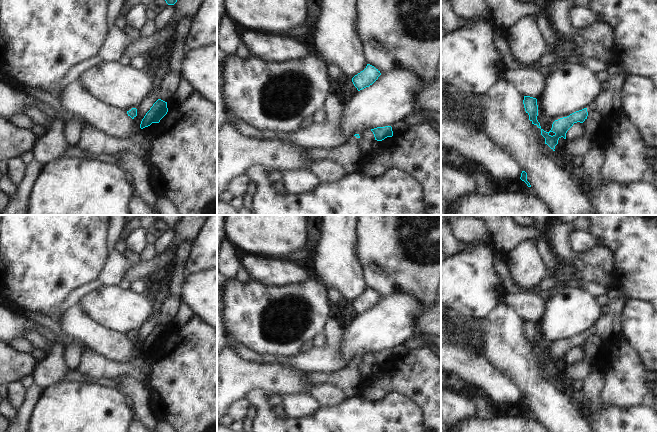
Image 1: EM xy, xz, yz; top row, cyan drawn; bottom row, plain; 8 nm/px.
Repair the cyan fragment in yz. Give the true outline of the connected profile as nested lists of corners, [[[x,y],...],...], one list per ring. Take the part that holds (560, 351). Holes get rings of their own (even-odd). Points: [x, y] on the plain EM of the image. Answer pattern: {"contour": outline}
{"contour": [[[615,287],[609,288],[607,297],[609,299],[607,305],[610,310],[605,316],[602,316],[593,327],[587,332],[576,335],[567,341],[555,344],[549,356],[541,353],[541,359],[545,362],[545,368],[553,375],[555,375],[555,370],[561,361],[566,363],[566,357],[573,348],[577,346],[583,347],[591,335],[597,334],[601,336],[605,342],[622,332],[621,314],[627,298],[620,289]]]}

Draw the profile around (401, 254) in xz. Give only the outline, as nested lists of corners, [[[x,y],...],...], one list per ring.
[[[358,215],[358,258],[368,288],[380,297],[406,294],[414,297],[425,313],[441,294],[441,215]]]

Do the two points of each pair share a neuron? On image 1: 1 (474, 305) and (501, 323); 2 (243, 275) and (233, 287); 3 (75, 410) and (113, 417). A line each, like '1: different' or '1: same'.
1: different
2: different
3: same

